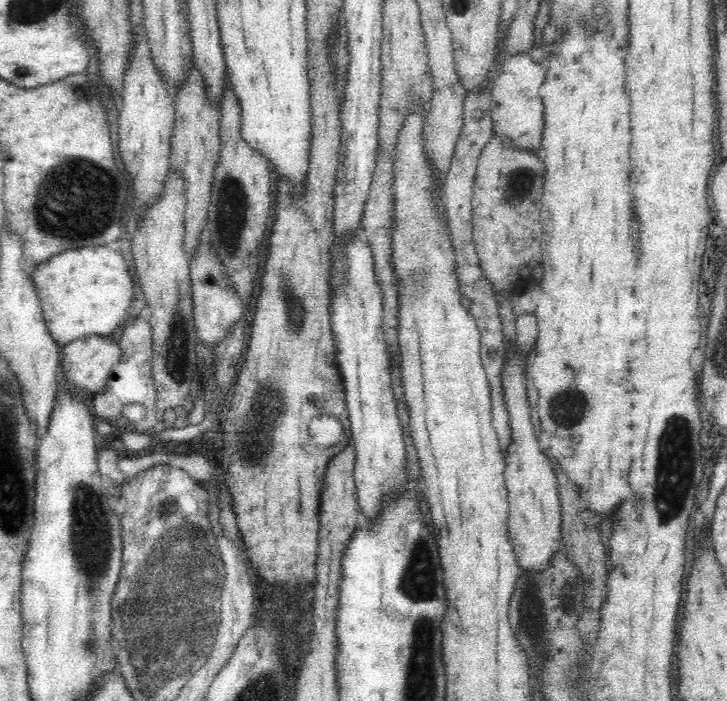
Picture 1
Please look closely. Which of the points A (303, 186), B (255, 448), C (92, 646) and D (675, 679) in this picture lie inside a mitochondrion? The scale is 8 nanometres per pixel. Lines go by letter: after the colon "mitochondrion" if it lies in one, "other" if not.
A: other
B: mitochondrion
C: mitochondrion
D: other

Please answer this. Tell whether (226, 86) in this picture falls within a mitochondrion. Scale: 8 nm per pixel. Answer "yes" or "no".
no

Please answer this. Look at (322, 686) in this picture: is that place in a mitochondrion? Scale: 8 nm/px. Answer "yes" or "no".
no

